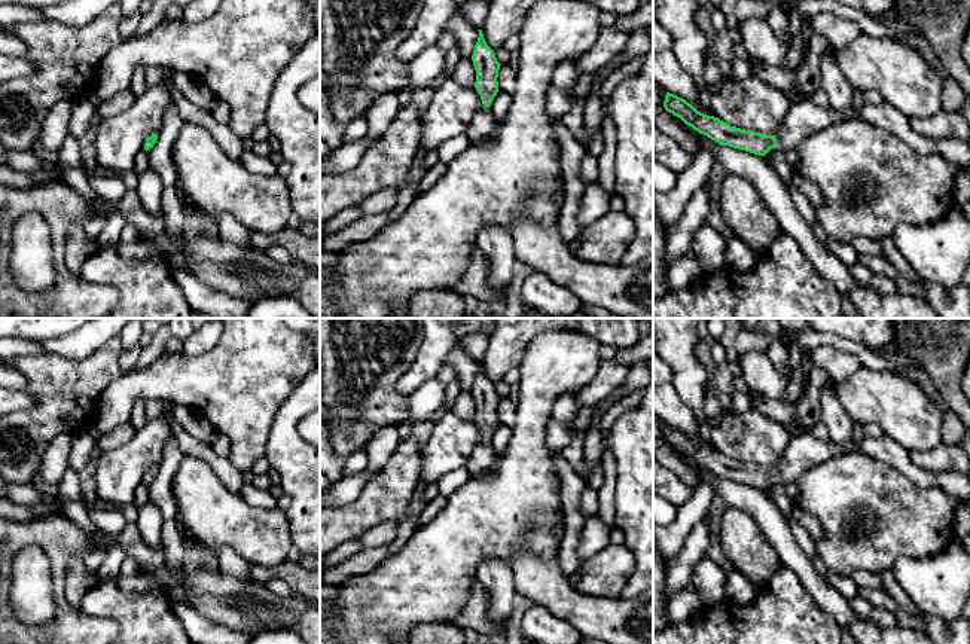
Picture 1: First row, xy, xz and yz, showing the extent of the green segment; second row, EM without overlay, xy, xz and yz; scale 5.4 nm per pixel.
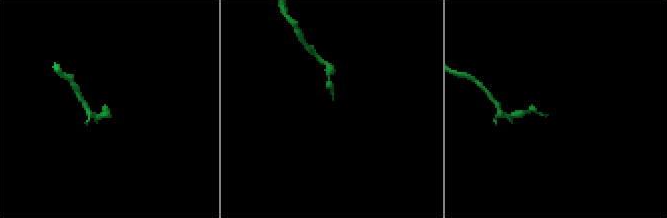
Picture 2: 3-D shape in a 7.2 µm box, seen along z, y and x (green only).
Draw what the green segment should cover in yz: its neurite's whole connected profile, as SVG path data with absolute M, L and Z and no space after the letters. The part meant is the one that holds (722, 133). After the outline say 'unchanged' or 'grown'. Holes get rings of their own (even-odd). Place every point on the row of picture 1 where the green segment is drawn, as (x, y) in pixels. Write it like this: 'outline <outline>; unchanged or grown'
outline M669 92L665 95L664 107L695 131L722 146L741 149L759 156L765 156L771 149L778 146L794 170L799 164L799 144L806 137L835 122L857 117L858 113L866 109L863 100L854 100L849 110L836 110L833 107L821 109L805 97L791 104L778 131L774 135L766 135L730 126L719 117L707 116L686 100Z; grown

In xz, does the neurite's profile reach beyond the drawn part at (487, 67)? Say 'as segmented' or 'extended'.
extended

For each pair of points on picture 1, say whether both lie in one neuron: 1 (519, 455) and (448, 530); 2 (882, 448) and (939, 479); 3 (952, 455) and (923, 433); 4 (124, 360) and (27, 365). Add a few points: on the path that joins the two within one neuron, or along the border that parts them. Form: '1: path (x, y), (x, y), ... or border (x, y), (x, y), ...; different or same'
1: path (506, 475), (467, 513); same
2: path (896, 455), (911, 470), (926, 478); same
3: border (940, 442), (929, 449), (912, 449), (909, 452); different
4: border (122, 350), (118, 365), (125, 371); different

